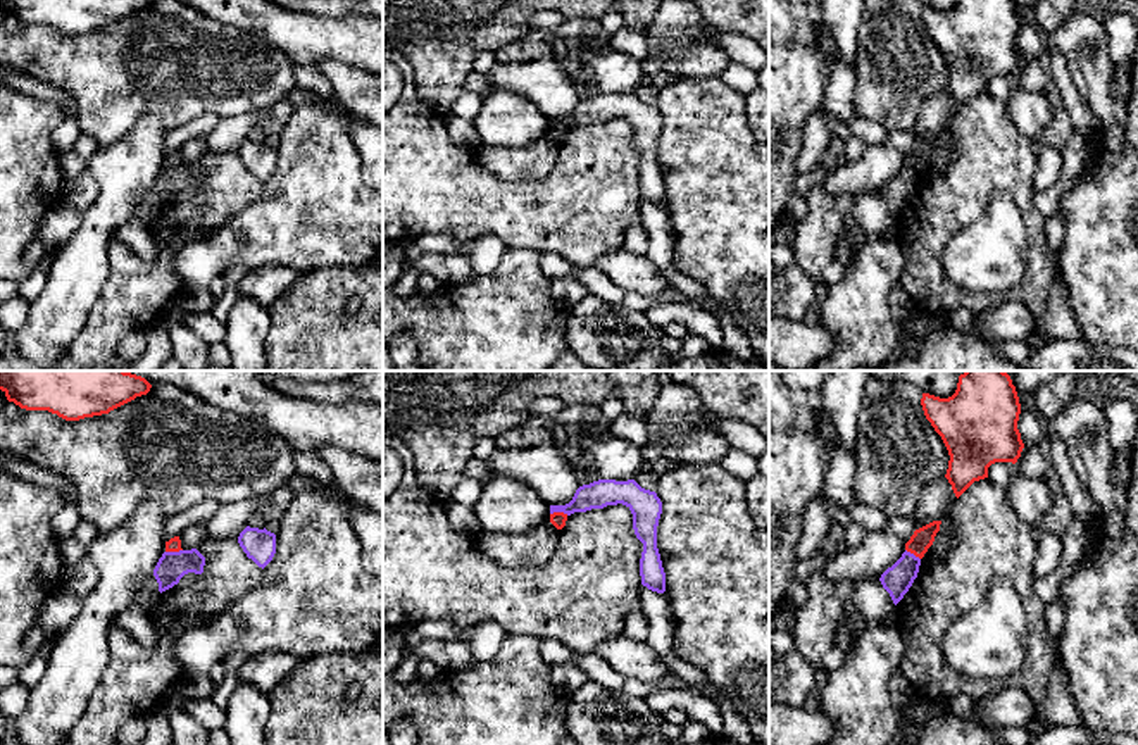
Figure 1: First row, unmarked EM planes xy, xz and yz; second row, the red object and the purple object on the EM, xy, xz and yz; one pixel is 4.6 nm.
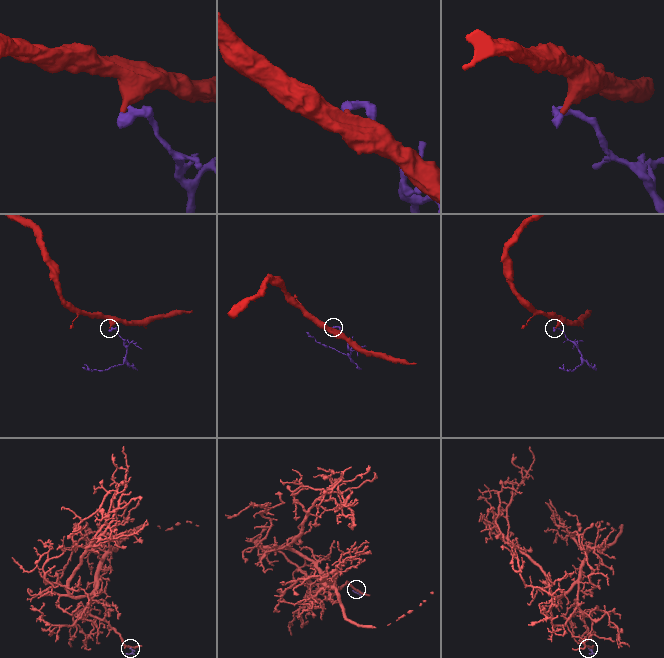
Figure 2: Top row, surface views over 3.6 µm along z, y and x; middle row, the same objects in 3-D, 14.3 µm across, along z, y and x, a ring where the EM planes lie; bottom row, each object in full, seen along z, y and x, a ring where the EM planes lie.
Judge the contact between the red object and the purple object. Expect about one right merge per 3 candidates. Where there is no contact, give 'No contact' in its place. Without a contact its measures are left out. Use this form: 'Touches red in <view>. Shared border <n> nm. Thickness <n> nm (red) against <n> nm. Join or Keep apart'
Touches red in xz. Shared border 90 nm. Thickness 70 nm (red) against 130 nm. Keep apart

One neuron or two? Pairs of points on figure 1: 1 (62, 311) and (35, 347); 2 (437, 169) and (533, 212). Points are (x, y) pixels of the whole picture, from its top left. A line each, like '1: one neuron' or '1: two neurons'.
1: one neuron
2: one neuron

